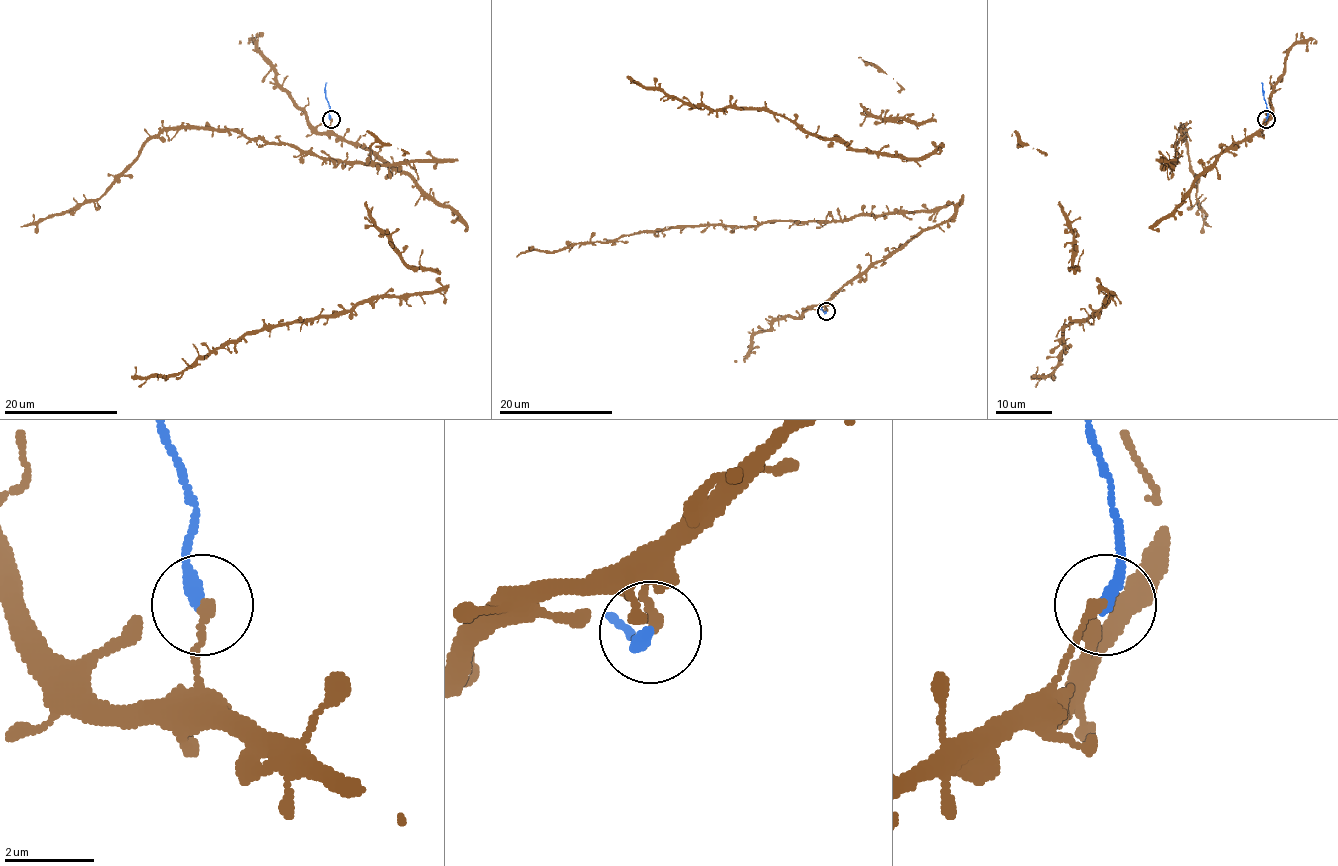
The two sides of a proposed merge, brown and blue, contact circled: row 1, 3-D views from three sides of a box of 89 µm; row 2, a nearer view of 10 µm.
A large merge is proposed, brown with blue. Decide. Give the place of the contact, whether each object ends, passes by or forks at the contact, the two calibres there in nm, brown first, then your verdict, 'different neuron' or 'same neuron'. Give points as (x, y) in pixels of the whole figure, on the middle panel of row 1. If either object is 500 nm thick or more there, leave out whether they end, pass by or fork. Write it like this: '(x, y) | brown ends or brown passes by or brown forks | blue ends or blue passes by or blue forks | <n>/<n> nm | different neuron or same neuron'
(826, 311) | brown ends | blue ends | 240/300 nm | different neuron

